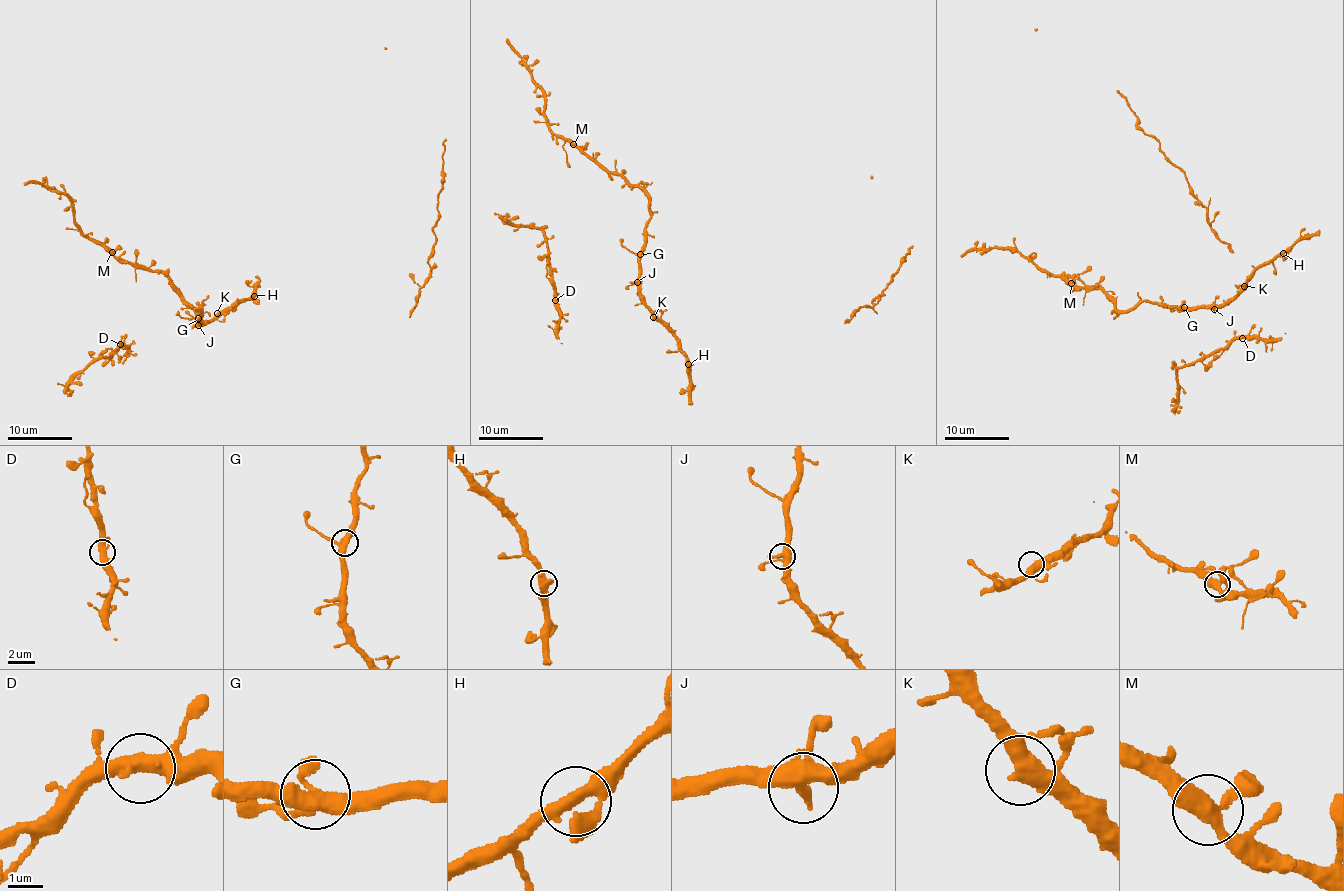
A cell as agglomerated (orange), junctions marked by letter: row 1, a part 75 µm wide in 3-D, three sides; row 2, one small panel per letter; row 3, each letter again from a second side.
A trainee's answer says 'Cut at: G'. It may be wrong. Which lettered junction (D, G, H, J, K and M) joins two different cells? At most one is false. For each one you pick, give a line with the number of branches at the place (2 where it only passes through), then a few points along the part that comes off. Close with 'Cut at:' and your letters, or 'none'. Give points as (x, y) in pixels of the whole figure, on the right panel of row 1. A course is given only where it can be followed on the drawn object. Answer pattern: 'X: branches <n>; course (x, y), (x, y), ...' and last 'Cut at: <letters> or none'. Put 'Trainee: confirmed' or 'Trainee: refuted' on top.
Trainee: refuted
Cut at: none

